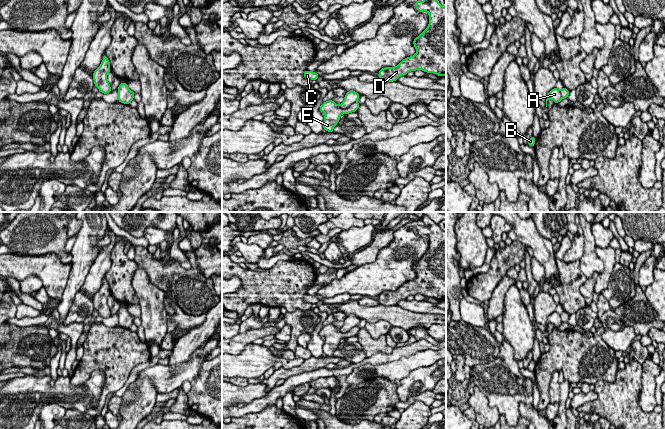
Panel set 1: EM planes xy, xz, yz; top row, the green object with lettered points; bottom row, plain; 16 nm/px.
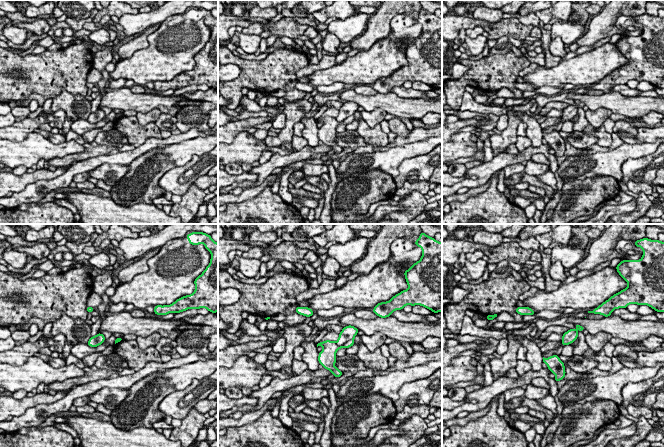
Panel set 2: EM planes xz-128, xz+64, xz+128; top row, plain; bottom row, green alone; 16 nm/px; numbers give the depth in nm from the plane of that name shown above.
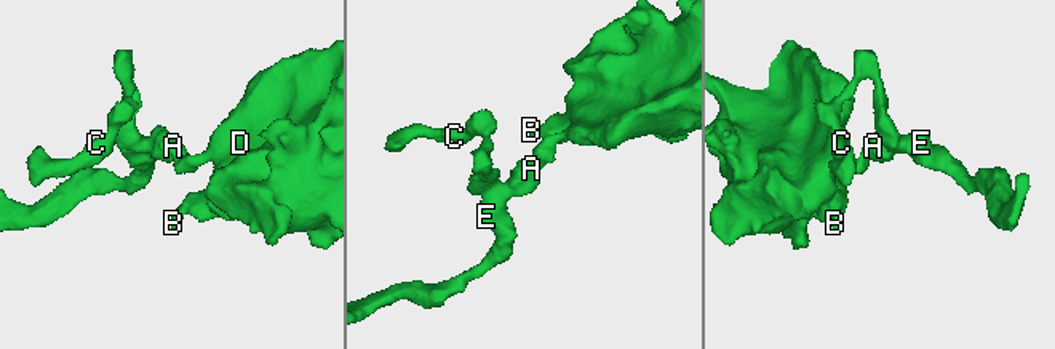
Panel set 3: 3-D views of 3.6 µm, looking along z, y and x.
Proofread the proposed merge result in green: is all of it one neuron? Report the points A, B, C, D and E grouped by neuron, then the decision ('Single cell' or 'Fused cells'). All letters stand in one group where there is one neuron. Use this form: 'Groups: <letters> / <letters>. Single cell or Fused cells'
Groups: A B D / C E. Fused cells

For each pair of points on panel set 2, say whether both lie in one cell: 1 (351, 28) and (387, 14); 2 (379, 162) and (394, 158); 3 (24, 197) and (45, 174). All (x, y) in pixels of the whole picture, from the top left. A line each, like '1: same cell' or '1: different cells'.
1: different cells
2: same cell
3: different cells

